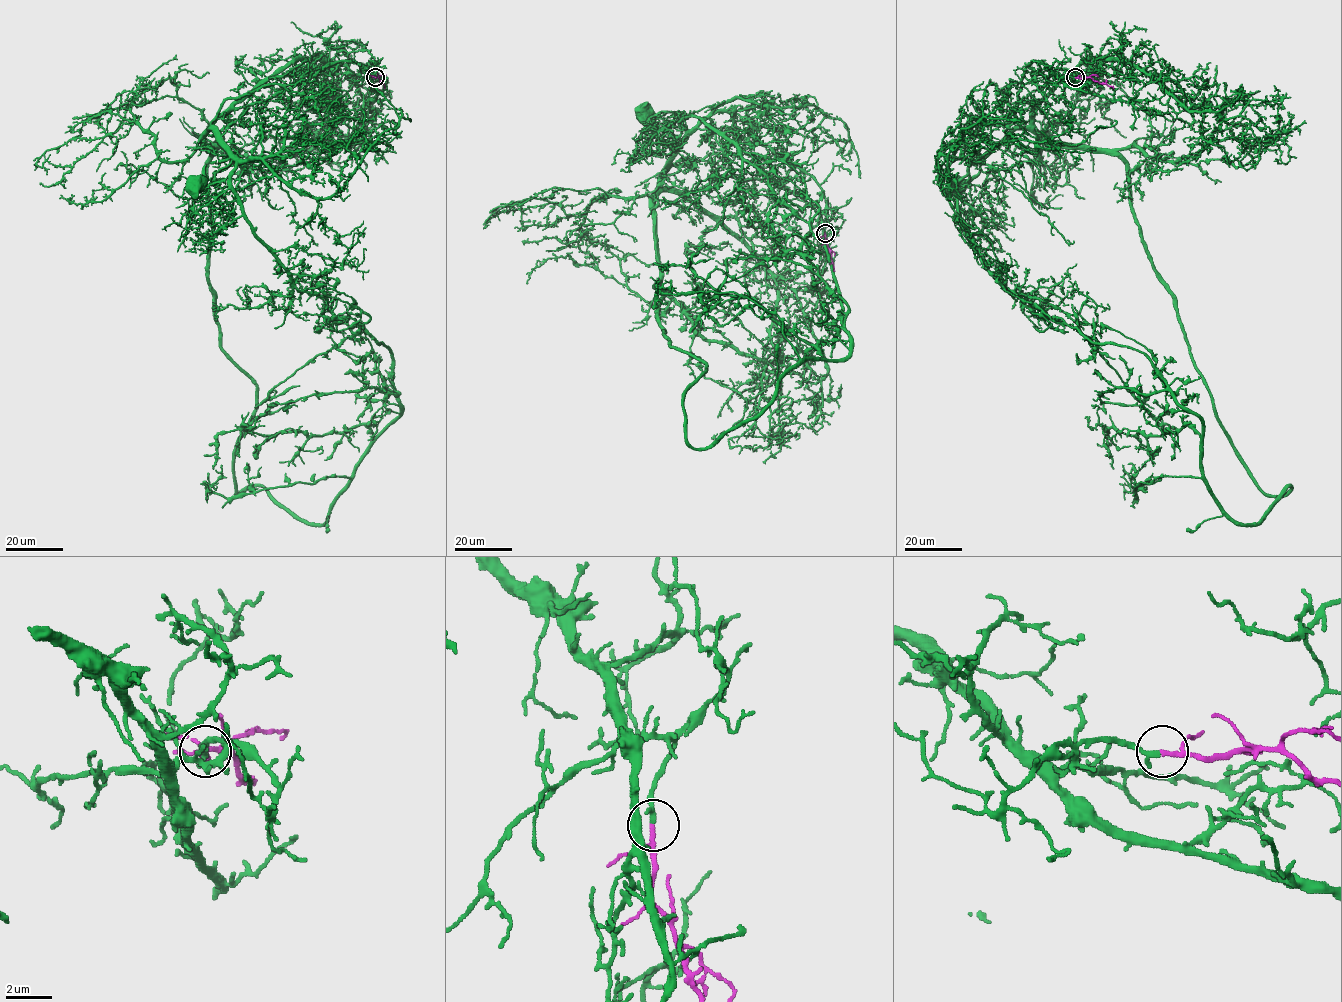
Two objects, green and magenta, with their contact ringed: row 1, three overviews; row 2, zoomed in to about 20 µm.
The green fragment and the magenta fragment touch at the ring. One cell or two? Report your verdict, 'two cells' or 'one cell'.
one cell

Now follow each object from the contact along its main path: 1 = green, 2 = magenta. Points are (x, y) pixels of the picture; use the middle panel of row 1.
1: (825, 232), (806, 202), (768, 182), (720, 176), (668, 191), (662, 169), (680, 139), (654, 137), (645, 113)
2: (825, 232), (834, 271)

